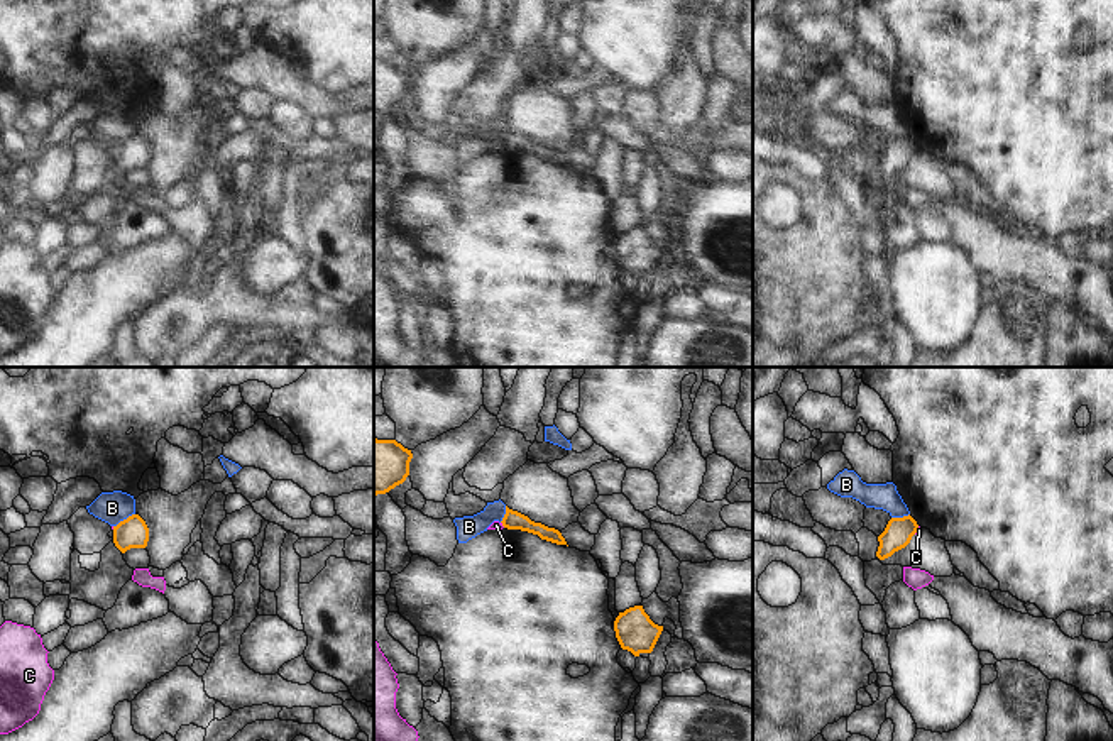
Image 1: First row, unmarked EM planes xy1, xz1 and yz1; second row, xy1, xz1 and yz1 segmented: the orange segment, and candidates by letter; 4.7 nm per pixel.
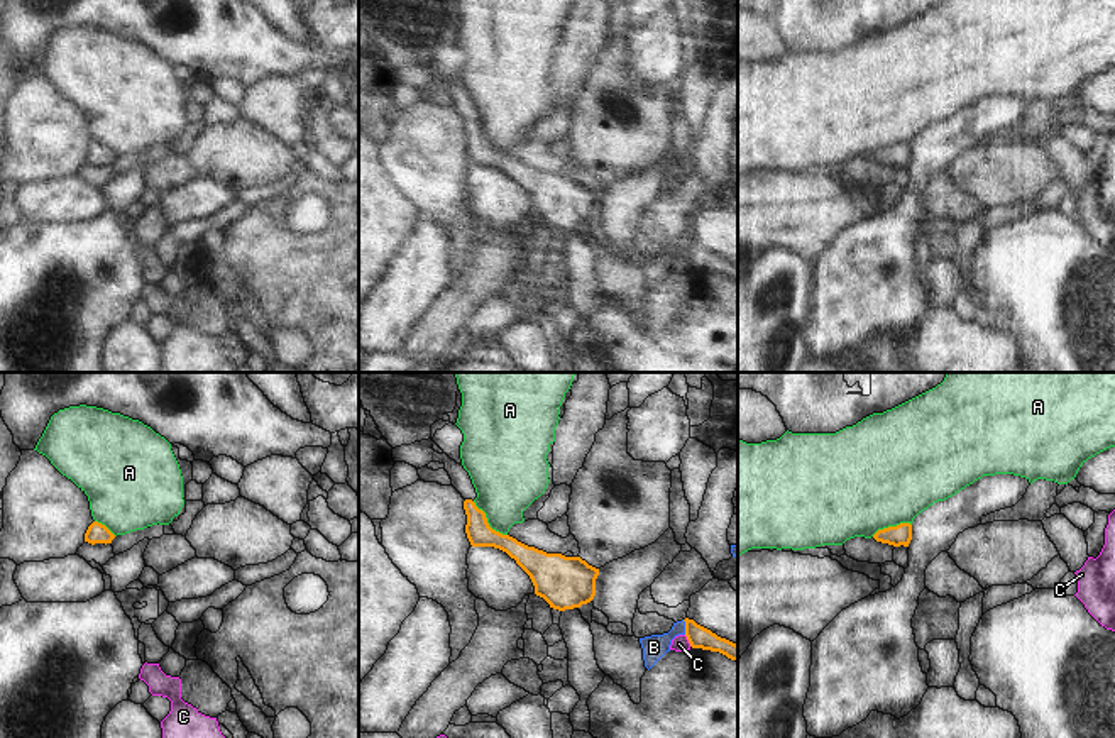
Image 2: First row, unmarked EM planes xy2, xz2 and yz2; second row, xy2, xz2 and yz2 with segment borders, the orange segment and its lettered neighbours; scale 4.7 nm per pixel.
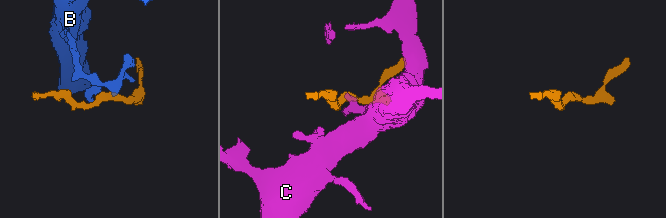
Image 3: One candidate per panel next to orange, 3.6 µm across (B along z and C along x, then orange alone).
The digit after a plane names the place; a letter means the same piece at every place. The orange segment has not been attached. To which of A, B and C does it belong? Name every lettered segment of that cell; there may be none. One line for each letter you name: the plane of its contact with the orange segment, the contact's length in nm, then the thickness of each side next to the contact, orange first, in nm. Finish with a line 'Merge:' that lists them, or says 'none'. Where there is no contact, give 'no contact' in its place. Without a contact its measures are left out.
Merge: none

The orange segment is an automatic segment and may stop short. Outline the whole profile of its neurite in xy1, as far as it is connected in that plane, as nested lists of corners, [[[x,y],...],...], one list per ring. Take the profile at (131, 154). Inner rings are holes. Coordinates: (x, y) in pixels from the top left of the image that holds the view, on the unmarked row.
[[[132,135],[113,147],[113,164],[122,174],[130,169],[145,169],[147,162],[149,149],[139,135]]]

